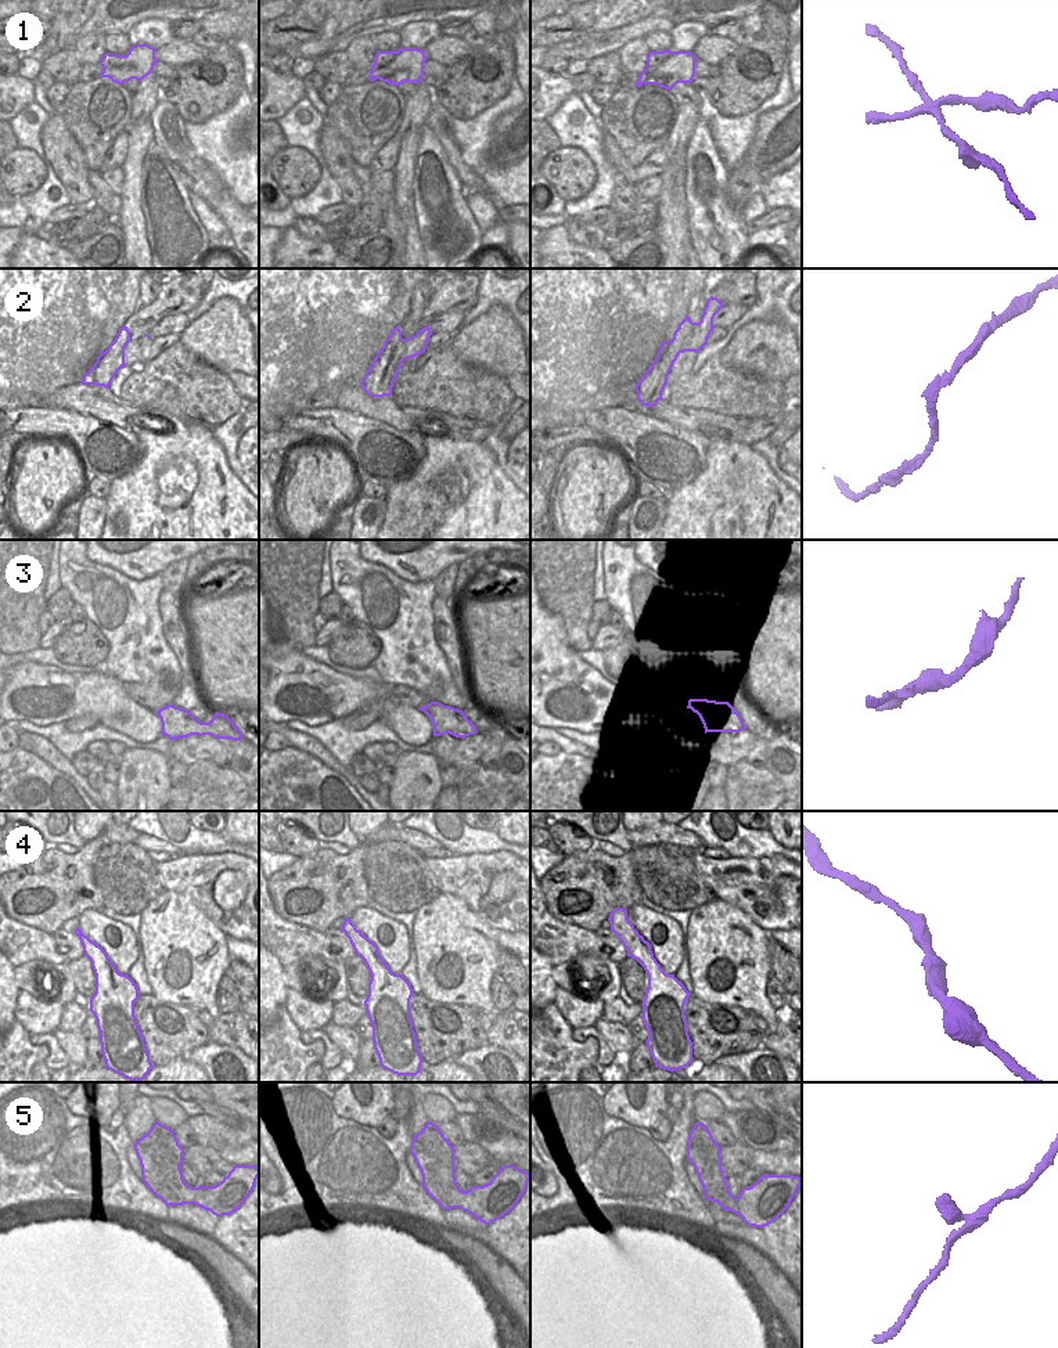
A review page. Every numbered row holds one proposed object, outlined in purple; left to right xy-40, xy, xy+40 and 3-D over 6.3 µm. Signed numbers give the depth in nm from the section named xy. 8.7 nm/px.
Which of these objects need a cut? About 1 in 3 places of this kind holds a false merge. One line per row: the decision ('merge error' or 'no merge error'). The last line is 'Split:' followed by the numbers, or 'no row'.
1: merge error
2: merge error
3: no merge error
4: no merge error
5: no merge error
Split: 1, 2

